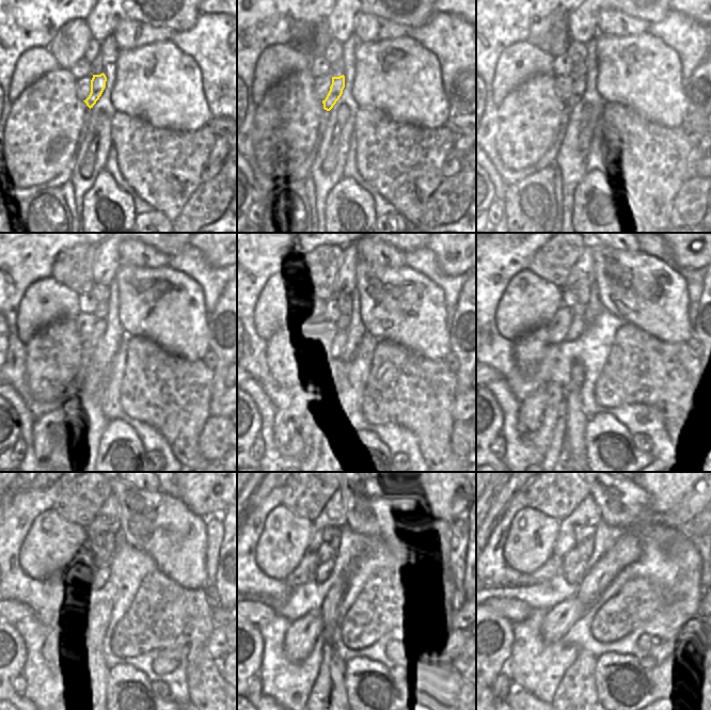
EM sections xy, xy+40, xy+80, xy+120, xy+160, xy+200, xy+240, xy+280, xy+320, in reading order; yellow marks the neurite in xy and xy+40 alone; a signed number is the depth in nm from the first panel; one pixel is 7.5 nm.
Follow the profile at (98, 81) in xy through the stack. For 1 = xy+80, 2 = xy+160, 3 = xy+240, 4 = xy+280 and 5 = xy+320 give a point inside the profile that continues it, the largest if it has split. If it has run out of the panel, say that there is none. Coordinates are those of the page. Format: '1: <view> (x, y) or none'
1: xy+80 (578, 88)
2: xy+160 (341, 325)
3: xy+240 (105, 553)
4: xy+280 (353, 547)
5: xy+320 (605, 535)

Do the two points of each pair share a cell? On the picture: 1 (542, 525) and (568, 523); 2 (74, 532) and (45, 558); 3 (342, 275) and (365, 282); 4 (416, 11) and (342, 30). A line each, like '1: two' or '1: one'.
1: two
2: one
3: two
4: one

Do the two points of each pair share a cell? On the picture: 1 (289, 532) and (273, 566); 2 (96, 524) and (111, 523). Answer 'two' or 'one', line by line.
1: one
2: one

